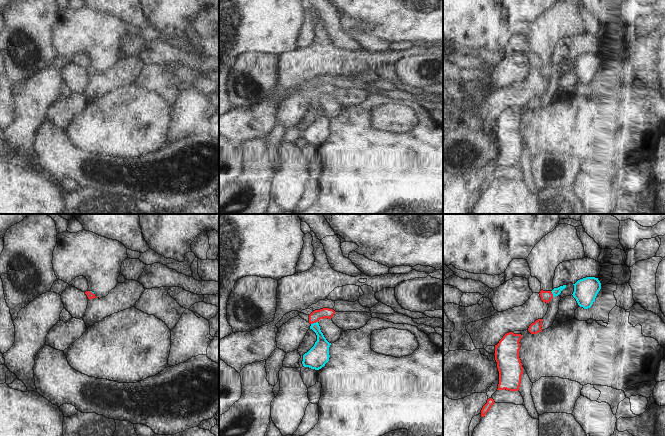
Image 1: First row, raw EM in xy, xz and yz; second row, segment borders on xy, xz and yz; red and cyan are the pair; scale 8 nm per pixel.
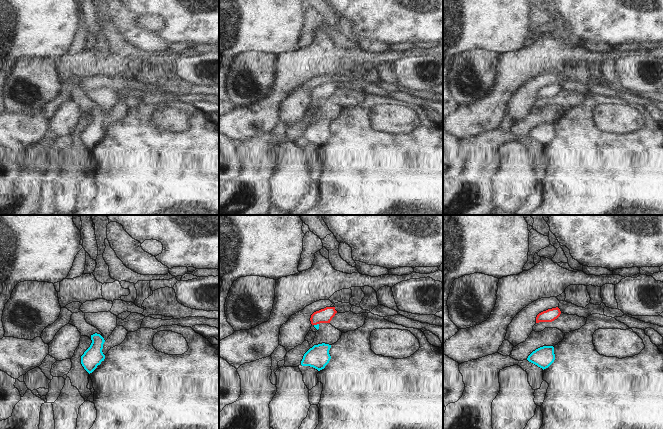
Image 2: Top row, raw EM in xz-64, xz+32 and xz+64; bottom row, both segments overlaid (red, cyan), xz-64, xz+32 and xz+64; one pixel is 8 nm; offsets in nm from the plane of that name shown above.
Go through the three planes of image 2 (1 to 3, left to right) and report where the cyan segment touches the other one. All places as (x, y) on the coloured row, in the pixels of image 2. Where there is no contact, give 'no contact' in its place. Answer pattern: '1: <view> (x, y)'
1: no contact
2: xz+32 (316, 324)
3: no contact

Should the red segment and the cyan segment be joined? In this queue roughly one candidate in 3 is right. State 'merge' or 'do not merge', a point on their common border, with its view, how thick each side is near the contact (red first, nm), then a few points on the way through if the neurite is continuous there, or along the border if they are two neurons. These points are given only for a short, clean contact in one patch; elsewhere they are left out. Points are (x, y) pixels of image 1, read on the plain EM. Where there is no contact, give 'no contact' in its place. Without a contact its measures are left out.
merge | xz (314, 98) | 90/150 nm | across xz (315, 92), (314, 98), (320, 111), (319, 128)

